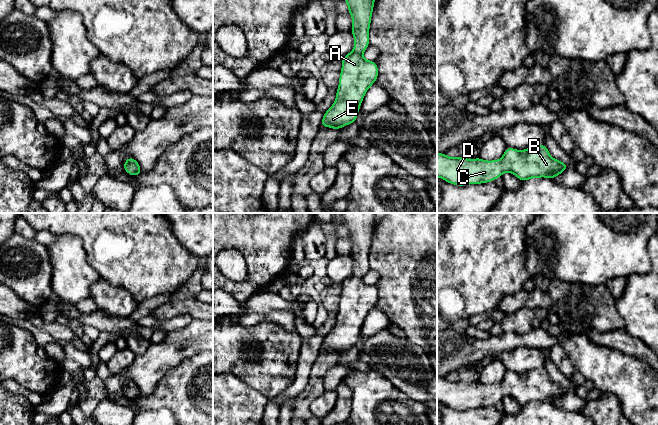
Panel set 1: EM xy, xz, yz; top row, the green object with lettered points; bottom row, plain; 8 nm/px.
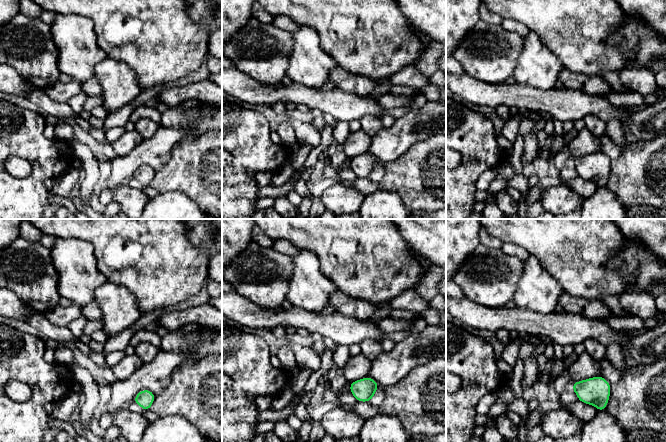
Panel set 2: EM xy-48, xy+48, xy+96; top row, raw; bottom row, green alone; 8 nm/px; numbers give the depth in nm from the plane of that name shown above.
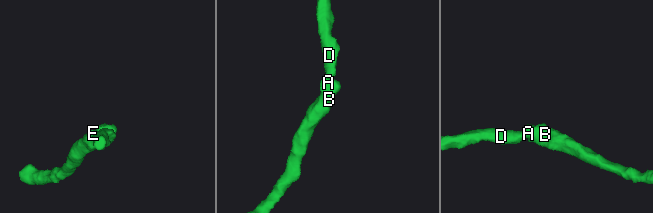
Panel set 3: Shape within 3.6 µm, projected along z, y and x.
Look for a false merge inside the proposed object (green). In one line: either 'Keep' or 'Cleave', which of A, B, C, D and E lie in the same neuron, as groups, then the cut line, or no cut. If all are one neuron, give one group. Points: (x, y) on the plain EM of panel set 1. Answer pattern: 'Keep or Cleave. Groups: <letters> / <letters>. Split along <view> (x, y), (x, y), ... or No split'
Keep. Groups: A B C D E. No split

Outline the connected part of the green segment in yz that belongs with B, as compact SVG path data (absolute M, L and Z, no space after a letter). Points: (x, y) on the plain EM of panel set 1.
M545 368L528 371L525 374L506 371L500 384L490 385L485 385L480 381L475 383L459 380L453 382L447 380L446 377L437 377L437 401L456 410L494 406L496 402L502 401L505 396L512 397L521 406L541 401L555 403L559 398L568 393L568 389L565 386L551 381Z

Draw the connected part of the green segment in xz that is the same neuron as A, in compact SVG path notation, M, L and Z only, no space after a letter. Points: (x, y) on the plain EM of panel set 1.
M342 213L344 225L348 229L353 248L350 256L354 260L353 275L341 282L342 293L339 300L339 310L333 329L323 338L320 351L328 351L340 355L340 352L355 347L366 315L378 302L376 285L366 284L362 277L370 270L369 253L375 228L374 213Z

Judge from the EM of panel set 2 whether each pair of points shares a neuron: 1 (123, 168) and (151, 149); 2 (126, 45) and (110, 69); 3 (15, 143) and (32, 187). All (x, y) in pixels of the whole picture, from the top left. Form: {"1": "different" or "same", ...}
{"1": "same", "2": "different", "3": "same"}

